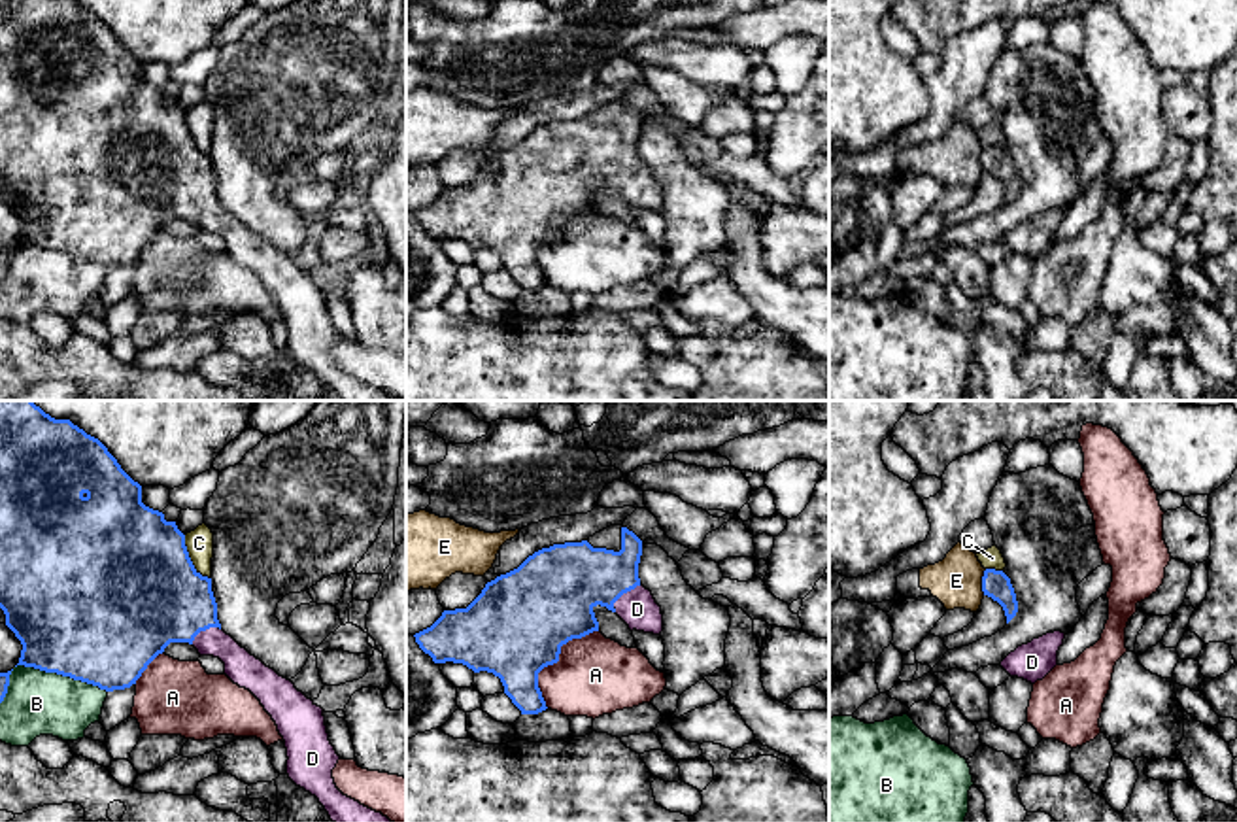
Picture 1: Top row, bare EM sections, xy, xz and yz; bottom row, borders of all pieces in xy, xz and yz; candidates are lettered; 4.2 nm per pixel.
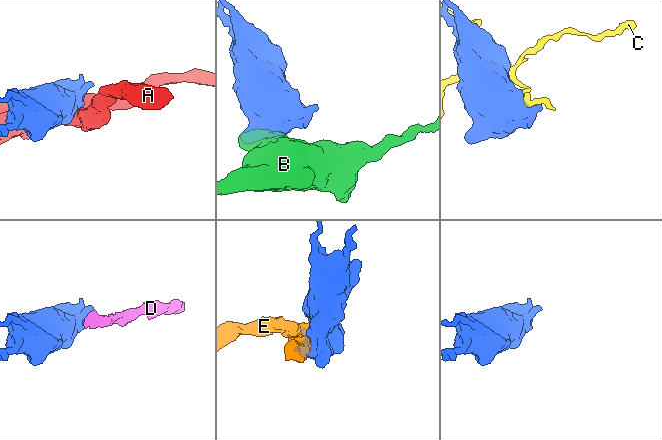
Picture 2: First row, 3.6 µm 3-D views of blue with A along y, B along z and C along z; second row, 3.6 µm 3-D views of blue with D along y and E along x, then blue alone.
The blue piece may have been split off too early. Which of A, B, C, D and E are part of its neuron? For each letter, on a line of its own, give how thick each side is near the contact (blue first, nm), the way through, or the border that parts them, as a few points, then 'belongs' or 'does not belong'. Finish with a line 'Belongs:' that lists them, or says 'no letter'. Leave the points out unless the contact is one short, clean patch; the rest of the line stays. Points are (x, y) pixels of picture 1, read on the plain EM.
A: 420 nm thick on the blue side, 340 nm on the other; does not belong
B: 480 nm thick on the blue side, 280 nm on the other; does not belong
C: 500 nm thick on the blue side, 120 nm on the other; does not belong
D: 320 nm thick on the blue side, 160 nm on the other; runs through xz (567, 157), (610, 157), (624, 169), (637, 186); belongs
E: 120 nm thick on the blue side, 220 nm on the other; does not belong
Belongs: D

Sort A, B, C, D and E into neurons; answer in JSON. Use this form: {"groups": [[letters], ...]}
{"groups": [["A"], ["B"], ["C"], ["D"], ["E"]]}

